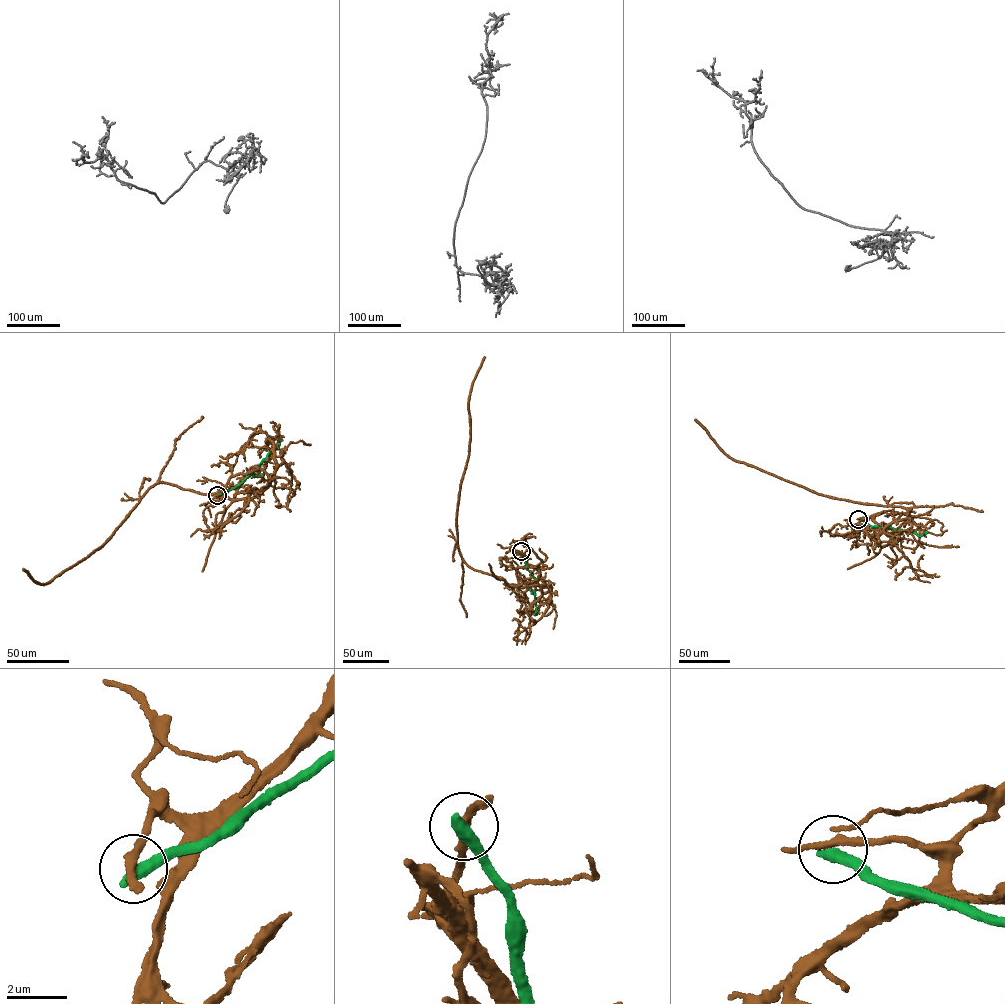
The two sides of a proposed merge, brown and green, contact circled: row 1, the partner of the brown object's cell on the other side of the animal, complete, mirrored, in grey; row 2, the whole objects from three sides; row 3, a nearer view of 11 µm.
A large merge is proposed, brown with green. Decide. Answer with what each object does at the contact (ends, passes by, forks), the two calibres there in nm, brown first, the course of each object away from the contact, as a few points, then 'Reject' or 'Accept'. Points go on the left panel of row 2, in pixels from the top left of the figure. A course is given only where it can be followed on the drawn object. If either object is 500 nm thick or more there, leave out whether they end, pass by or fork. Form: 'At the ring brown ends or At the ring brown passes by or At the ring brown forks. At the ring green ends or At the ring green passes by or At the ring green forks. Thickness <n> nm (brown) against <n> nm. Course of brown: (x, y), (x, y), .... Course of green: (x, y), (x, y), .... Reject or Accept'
At the ring brown passes by. At the ring green ends. Thickness 240 nm (brown) against 460 nm. Course of brown: (217, 495), (235, 475), (267, 474), (267, 487), (249, 498), (156, 484), (99, 548), (46, 584), (24, 569). Course of green: (217, 495), (234, 488), (253, 472), (268, 453), (279, 448), (278, 439). Reject

